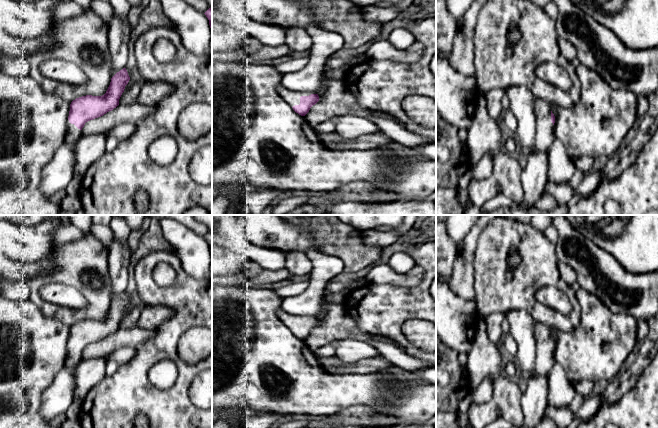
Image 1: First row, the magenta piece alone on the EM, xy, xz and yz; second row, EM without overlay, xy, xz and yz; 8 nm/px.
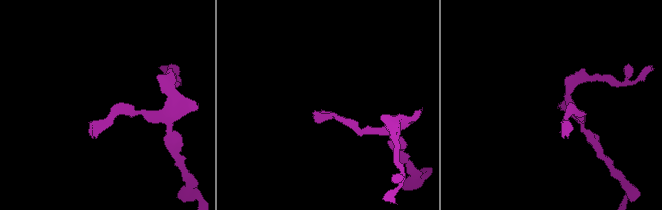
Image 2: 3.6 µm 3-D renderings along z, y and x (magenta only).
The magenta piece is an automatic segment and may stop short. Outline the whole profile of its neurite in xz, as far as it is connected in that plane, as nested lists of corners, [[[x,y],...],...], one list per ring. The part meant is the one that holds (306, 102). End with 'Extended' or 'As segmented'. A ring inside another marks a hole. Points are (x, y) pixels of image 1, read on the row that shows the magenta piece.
[[[281,83],[277,86],[277,92],[301,116],[305,116],[310,108],[319,101],[318,94],[290,91]]]. Extended

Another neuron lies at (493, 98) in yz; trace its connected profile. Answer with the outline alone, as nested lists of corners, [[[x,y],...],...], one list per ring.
[[[493,89],[484,94],[487,111],[491,118],[499,120],[503,117],[503,108],[501,100],[505,92],[503,89]]]

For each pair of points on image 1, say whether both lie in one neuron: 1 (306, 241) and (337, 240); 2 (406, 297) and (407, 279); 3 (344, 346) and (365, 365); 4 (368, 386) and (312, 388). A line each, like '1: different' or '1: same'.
1: different
2: different
3: different
4: same

